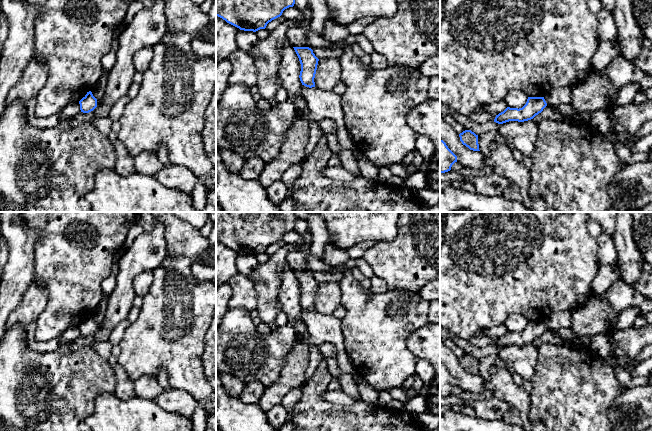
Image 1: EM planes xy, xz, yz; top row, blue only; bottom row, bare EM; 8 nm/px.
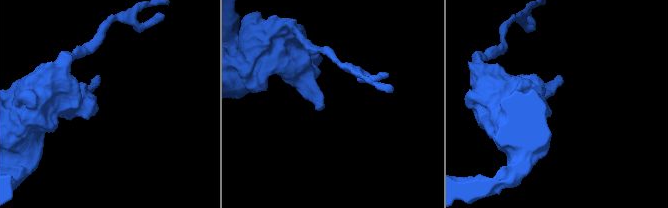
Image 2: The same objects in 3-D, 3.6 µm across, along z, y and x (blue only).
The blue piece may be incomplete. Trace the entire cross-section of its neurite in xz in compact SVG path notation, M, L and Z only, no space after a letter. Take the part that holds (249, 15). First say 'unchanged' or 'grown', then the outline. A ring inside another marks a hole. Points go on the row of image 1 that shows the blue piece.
unchanged | M216 0L216 16L240 30L256 32L265 29L269 22L294 4L295 0Z

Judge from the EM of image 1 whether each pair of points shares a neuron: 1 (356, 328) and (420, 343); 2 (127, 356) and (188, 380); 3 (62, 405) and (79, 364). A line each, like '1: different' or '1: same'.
1: different
2: same
3: same

